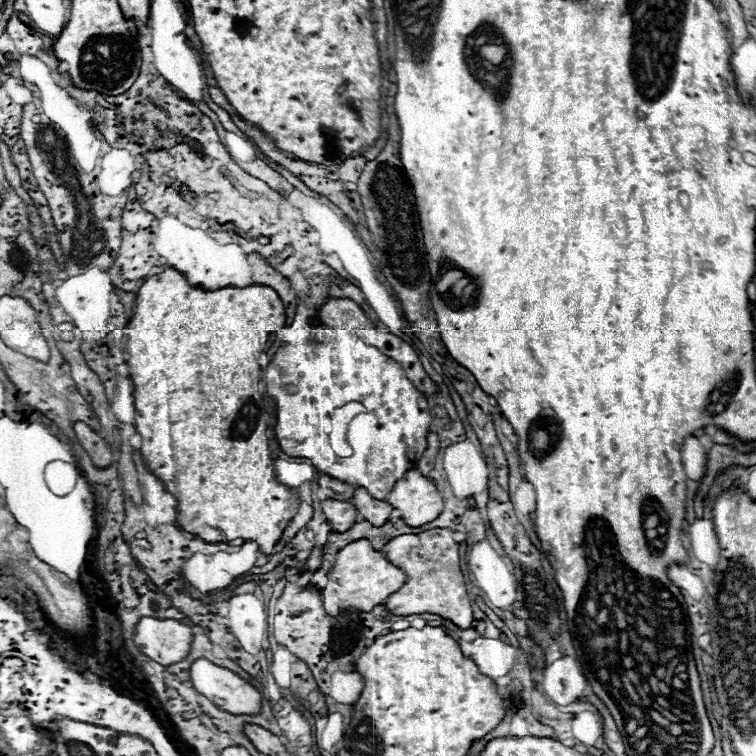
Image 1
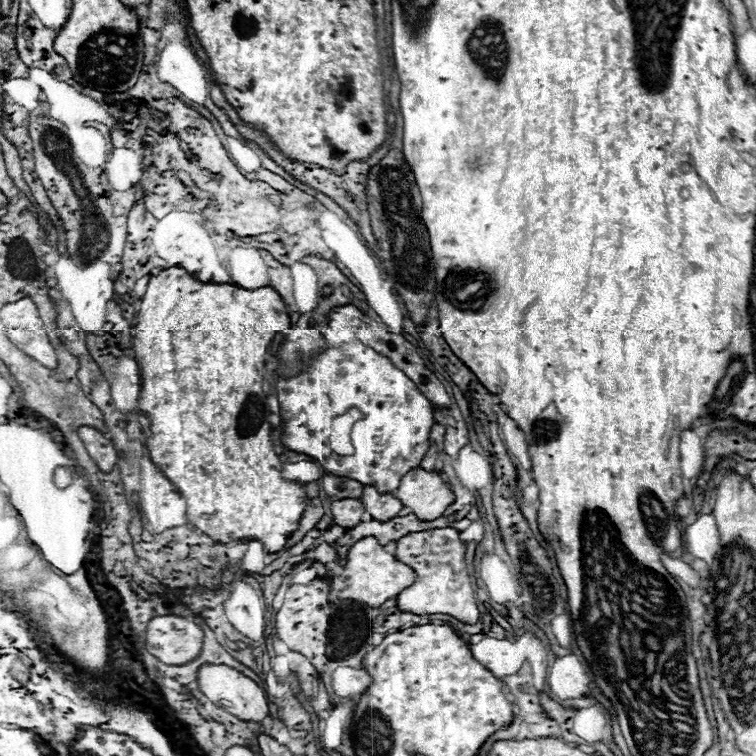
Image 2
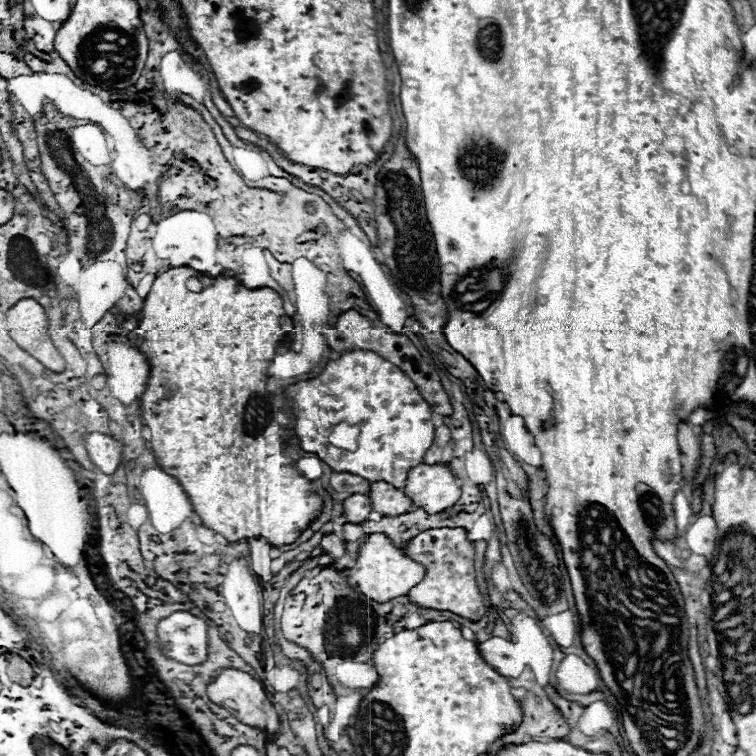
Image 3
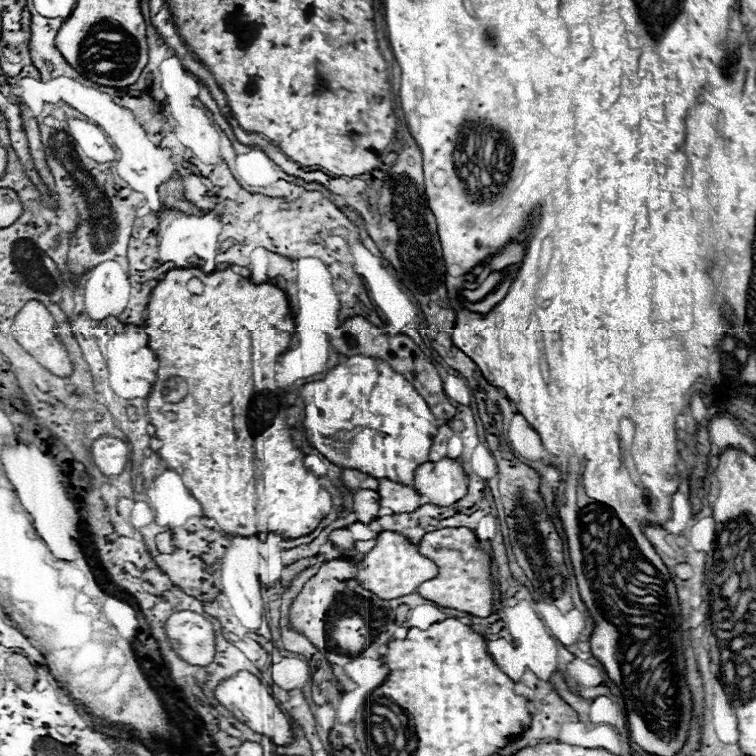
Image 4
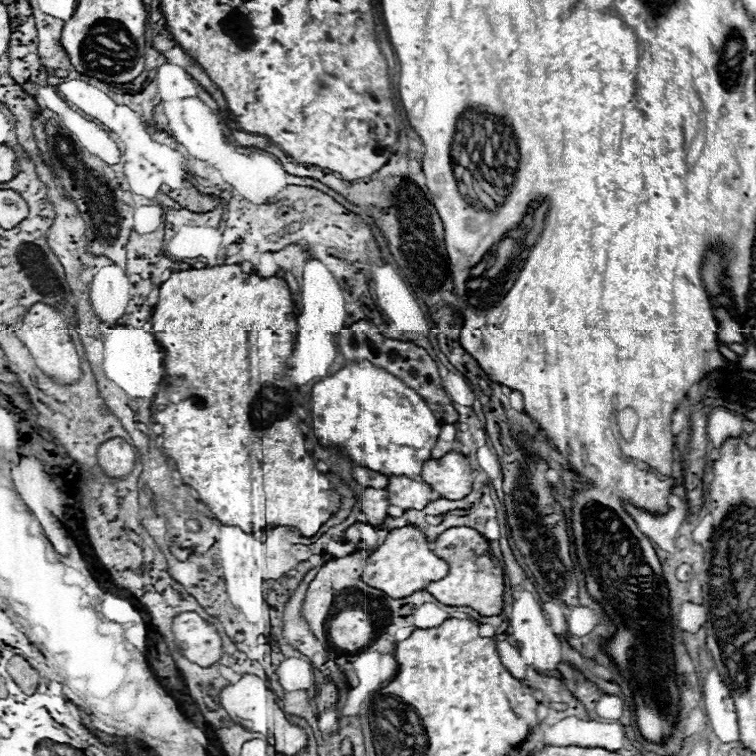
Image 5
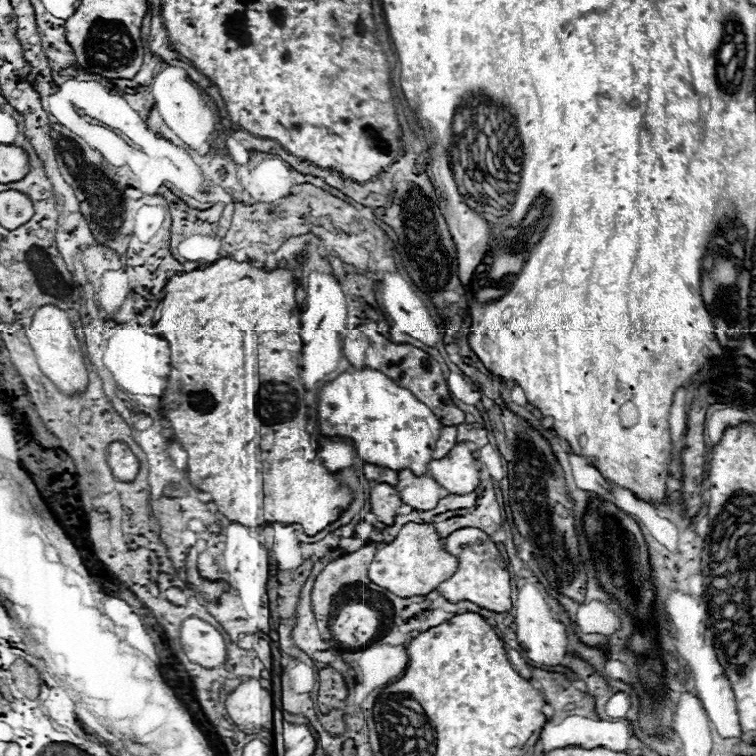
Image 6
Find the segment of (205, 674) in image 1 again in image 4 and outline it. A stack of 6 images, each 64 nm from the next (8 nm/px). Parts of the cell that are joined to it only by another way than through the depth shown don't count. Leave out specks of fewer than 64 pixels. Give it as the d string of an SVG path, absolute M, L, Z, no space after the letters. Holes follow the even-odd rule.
M238 672L238 674L234 674L234 676L224 678L224 680L214 688L214 698L216 698L226 710L230 710L242 724L248 724L254 732L272 738L272 742L276 742L276 744L286 744L286 742L292 738L290 724L288 724L288 720L284 718L284 714L280 712L276 700L270 696L268 686L264 686L262 680L258 680L254 674L250 674L250 672Z

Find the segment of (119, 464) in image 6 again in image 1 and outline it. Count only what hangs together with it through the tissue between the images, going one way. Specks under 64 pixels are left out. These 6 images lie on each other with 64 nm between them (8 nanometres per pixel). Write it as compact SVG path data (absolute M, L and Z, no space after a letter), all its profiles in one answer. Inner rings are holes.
M76 422L72 428L74 428L74 434L76 434L80 446L92 458L94 466L106 468L106 466L112 464L112 450L110 450L110 446L108 446L108 442L104 438L100 438L94 430L90 430L82 422Z

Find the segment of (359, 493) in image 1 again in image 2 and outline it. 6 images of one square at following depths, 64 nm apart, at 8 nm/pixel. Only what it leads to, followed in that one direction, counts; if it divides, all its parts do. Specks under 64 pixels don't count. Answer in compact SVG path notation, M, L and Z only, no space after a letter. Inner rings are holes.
M364 486L360 502L364 504L364 510L372 516L372 520L386 522L402 510L402 504L392 496L392 494L378 494L374 488Z

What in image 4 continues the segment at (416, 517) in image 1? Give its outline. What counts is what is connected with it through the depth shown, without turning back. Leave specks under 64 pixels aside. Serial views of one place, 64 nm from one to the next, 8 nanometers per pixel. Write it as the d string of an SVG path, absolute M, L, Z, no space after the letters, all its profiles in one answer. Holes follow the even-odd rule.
M444 458L436 464L420 464L414 472L412 486L420 494L422 504L450 506L466 496L466 482L468 478L462 466L452 458Z

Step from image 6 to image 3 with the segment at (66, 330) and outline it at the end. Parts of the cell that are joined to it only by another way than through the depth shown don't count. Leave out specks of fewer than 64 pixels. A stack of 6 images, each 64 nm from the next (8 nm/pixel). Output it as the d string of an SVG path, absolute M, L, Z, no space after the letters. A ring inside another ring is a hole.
M24 298L18 304L14 304L6 312L6 322L12 340L24 352L40 360L40 364L44 364L52 372L64 370L64 358L50 340L44 308L36 300Z

